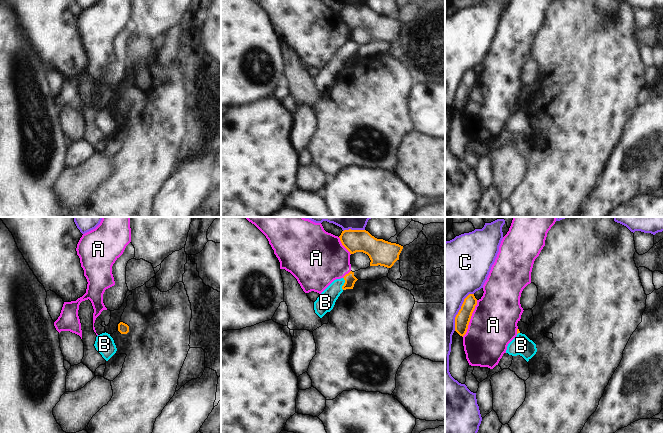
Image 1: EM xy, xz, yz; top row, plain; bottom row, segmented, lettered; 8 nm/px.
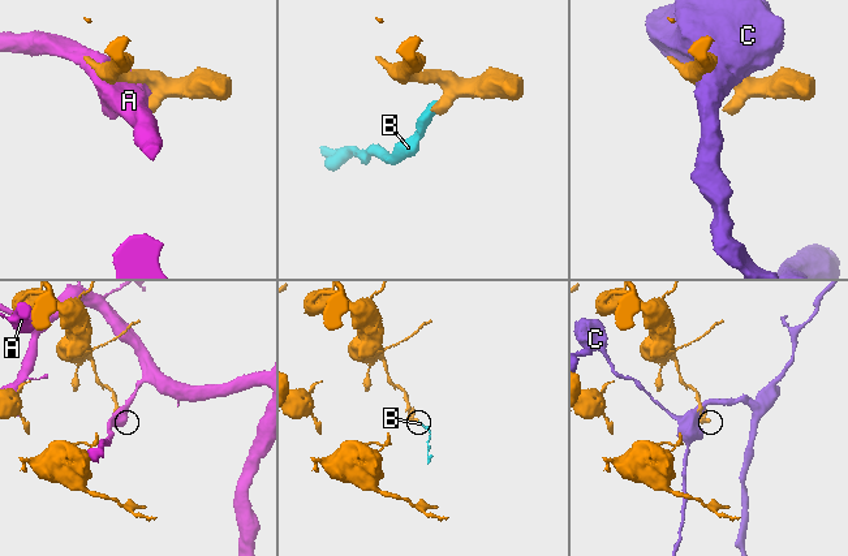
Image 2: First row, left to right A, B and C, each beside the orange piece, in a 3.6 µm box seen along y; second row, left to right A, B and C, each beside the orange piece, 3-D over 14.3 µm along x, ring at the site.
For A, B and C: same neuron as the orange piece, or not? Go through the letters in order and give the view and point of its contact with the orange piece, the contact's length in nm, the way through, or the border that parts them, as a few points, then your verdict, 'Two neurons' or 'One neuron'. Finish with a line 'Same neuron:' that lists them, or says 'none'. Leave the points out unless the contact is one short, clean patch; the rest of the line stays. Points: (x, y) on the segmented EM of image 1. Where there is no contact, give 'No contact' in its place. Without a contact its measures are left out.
A: Touches orange at yz (470, 318). Shared border 320 nm. Two neurons
B: Touches orange at xz (344, 283). Shared border 100 nm. Boundary: xz (343, 277), (344, 284), (342, 289). Two neurons
C: Touches orange at yz (459, 310). Shared border 340 nm. Two neurons
Same neuron: none.

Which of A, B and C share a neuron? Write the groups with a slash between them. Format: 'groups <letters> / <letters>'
groups A / B / C

